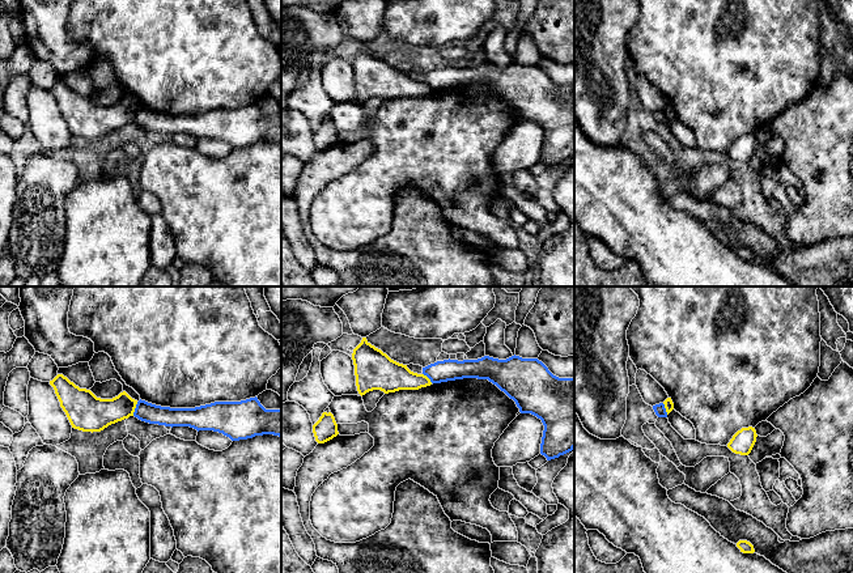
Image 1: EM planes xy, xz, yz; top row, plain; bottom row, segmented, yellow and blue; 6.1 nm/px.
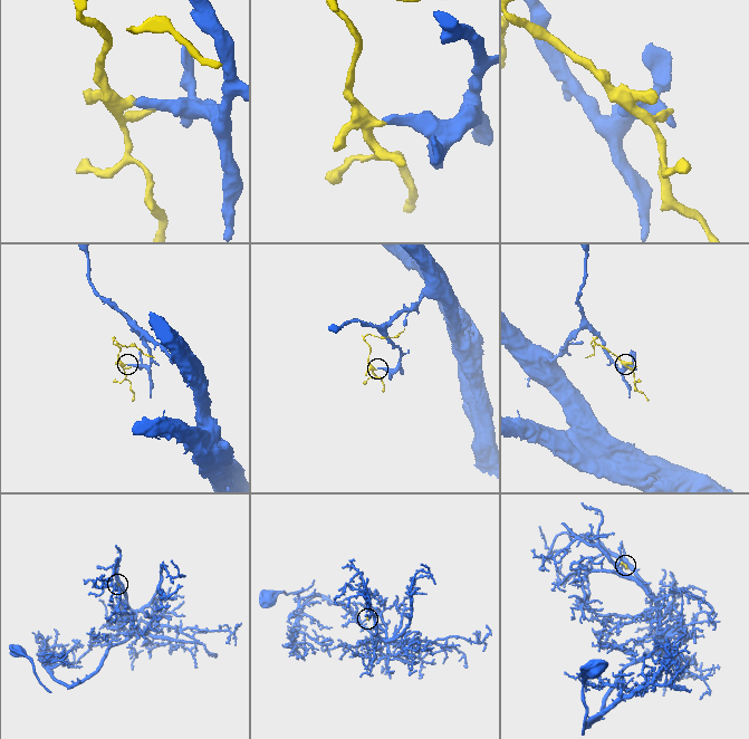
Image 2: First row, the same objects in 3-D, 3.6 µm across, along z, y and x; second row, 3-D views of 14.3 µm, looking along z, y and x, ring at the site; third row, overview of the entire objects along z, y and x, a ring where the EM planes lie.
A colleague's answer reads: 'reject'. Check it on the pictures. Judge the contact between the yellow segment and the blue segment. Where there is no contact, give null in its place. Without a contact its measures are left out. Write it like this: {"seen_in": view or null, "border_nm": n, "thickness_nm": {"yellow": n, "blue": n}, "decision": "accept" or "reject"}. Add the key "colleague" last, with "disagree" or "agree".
{"seen_in": "xy", "border_nm": 90, "thickness_nm": {"yellow": 200, "blue": 120}, "decision": "reject", "colleague": "agree"}

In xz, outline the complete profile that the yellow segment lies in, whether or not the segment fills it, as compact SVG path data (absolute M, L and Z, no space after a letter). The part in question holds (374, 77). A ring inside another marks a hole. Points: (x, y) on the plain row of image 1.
M362 44L353 56L352 67L356 93L361 103L373 97L389 101L399 97L419 97L432 92L426 82L413 80L407 72L391 67L366 44Z

